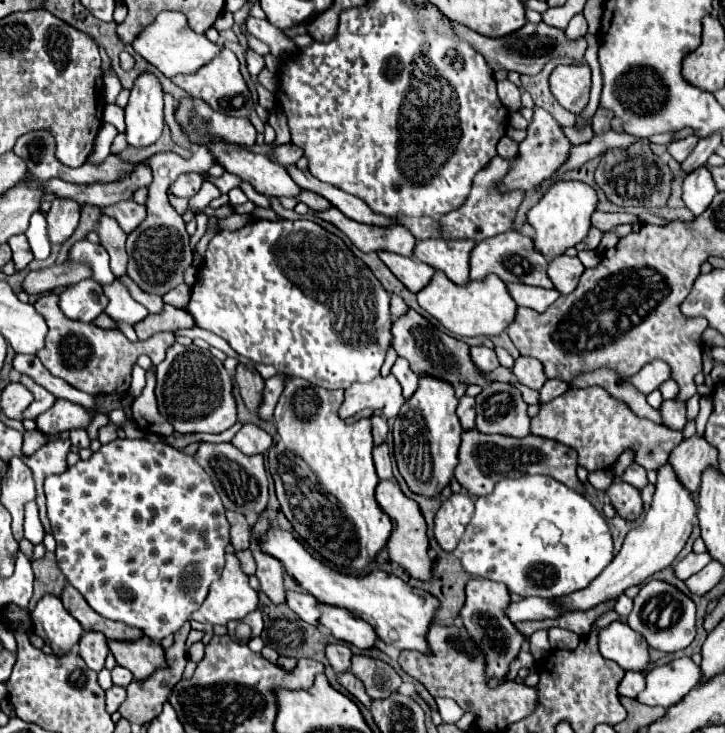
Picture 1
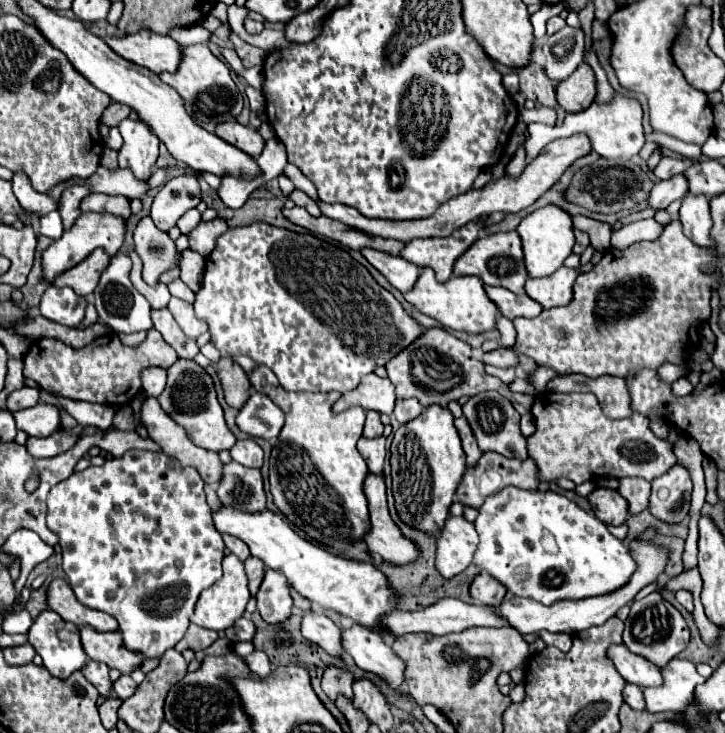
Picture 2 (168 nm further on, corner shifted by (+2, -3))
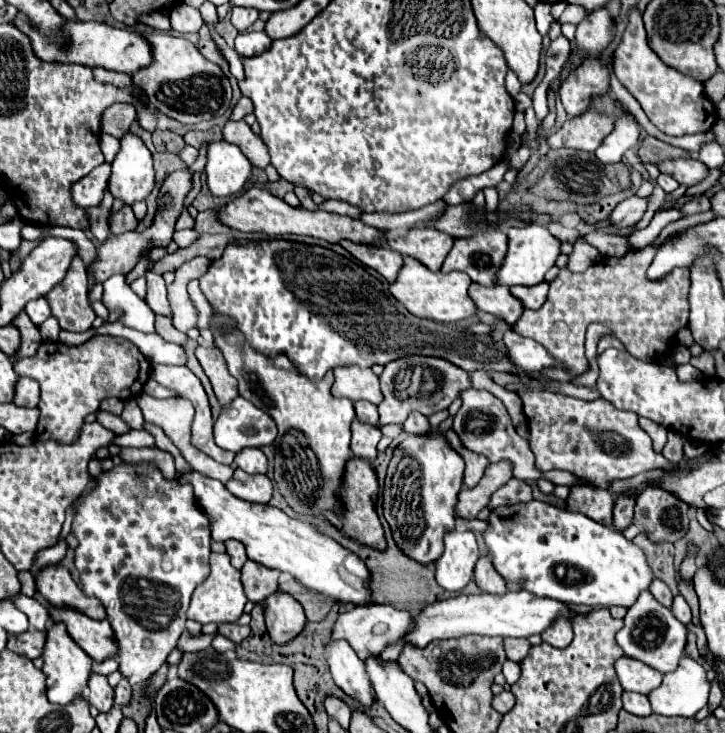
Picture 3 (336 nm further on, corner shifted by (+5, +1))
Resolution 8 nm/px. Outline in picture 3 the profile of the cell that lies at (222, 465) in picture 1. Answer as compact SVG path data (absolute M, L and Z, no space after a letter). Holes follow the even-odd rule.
M240 469L234 471L226 487L232 495L250 503L268 503L272 497L272 483L266 475L248 475Z

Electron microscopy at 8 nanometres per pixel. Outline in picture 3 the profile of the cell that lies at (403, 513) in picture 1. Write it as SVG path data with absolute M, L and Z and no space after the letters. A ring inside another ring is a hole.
M352 459L348 461L346 465L346 475L344 475L344 487L342 491L338 493L342 503L344 503L344 513L342 513L342 525L344 525L344 531L354 537L356 541L368 545L368 547L376 547L380 551L384 551L386 545L386 535L384 535L384 527L378 519L378 513L376 513L376 497L378 497L378 477L374 473L374 469L370 467L368 461L364 459Z

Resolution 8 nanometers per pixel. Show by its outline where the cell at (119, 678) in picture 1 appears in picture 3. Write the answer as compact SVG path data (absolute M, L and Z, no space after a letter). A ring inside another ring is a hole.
M122 679L116 685L116 705L126 705L132 699L132 687L128 683L128 679Z

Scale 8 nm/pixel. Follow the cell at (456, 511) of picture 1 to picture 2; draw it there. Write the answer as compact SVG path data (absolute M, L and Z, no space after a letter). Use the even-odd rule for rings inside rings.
M449 517L437 539L437 571L445 579L463 573L477 551L477 531L465 517Z

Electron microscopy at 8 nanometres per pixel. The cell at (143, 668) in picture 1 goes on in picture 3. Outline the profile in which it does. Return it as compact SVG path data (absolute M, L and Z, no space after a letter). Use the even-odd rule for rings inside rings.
M50 609L54 621L62 621L68 627L70 637L94 659L104 661L116 657L116 641L112 637L112 625L104 621L94 621L76 609Z

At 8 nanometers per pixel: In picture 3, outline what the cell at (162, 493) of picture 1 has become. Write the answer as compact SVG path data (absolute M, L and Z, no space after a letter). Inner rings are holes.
M120 463L120 465L114 465L110 471L102 471L98 477L96 477L96 485L82 493L80 497L74 499L72 503L76 507L74 511L74 523L72 523L72 535L78 539L78 547L74 549L76 557L74 557L74 565L80 573L80 585L82 585L82 591L84 595L88 597L96 597L104 603L106 607L106 613L108 613L108 621L114 629L114 637L116 637L116 643L118 643L118 663L120 663L120 673L124 677L128 677L130 681L134 679L136 683L142 683L146 681L168 657L168 653L176 647L182 631L184 631L184 623L186 623L186 611L188 611L188 603L190 603L190 597L192 597L192 591L204 583L204 579L208 577L208 571L210 571L210 543L212 543L212 537L210 537L210 519L200 511L200 505L196 503L196 497L194 497L194 491L192 491L192 485L190 483L180 483L180 477L174 477L174 479L164 479L162 471L154 465L154 463Z

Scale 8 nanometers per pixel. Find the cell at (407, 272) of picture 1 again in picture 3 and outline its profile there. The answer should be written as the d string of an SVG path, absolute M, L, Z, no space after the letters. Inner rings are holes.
M340 241L344 249L348 249L358 261L364 265L376 269L386 281L394 283L396 275L400 273L400 267L404 263L404 257L392 249L386 247L376 247L376 245L360 245L352 241Z

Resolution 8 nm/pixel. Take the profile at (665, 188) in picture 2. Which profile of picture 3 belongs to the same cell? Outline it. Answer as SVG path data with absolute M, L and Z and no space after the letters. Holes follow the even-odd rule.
M634 195L634 197L628 197L622 203L618 203L618 207L610 215L612 225L616 225L616 227L618 225L620 227L628 227L632 223L638 223L644 217L646 209L648 209L648 201L650 201L648 197Z

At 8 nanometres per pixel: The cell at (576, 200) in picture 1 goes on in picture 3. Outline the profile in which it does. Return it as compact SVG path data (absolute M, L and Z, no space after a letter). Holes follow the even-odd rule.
M530 223L526 227L510 227L506 231L508 235L508 255L504 259L504 265L496 277L498 285L536 285L544 279L544 275L556 265L556 259L560 255L560 239L556 239L546 227L538 223Z

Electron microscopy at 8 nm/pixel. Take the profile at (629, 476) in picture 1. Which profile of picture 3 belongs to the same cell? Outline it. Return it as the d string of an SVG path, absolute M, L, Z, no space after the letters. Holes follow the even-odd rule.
M616 495L616 505L614 505L614 527L618 531L626 529L634 519L634 499L628 499L628 495Z

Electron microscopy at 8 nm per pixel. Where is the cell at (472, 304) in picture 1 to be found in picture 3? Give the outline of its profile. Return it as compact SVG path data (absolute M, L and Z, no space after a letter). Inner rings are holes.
M404 257L404 267L402 267L398 279L390 285L390 291L412 315L432 319L432 321L454 323L454 321L462 321L462 319L470 319L470 317L478 315L478 307L476 307L476 303L472 303L472 299L468 295L470 283L472 281L468 279L468 275L464 275L460 271L432 273L420 261L416 261L412 257Z

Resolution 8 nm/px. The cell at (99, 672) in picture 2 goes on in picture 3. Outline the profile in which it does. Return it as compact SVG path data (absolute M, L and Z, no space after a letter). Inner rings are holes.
M92 673L88 679L88 699L98 711L108 711L114 705L114 689L108 683L106 675Z

